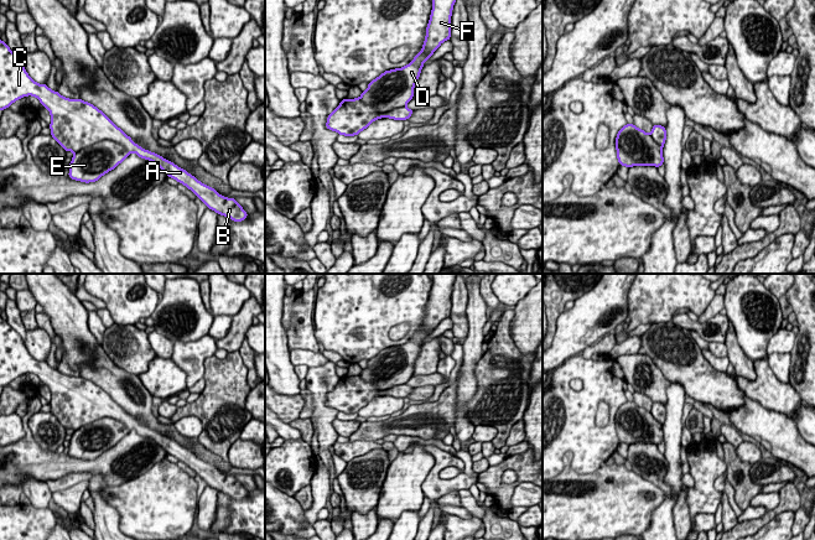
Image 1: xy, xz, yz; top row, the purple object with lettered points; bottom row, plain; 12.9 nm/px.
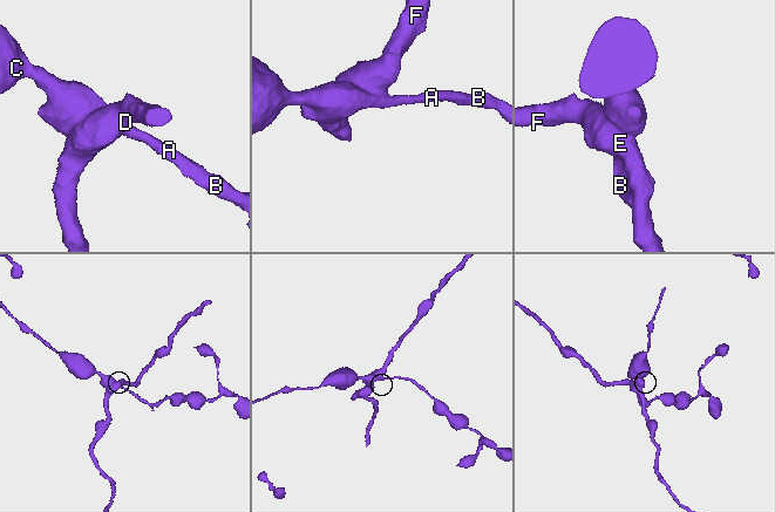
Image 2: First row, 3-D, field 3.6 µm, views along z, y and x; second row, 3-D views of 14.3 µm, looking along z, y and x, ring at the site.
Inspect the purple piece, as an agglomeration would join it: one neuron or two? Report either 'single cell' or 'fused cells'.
fused cells

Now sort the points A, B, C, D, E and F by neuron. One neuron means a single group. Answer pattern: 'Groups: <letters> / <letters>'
Groups: A B C / D E F

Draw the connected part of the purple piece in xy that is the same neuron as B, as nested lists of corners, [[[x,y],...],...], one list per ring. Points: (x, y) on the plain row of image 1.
[[[0,316],[0,388],[9,385],[22,374],[36,374],[51,391],[51,414],[64,429],[78,430],[103,417],[115,419],[131,431],[156,441],[167,455],[185,462],[207,486],[234,499],[243,499],[248,490],[233,474],[220,473],[214,466],[199,459],[186,447],[162,433],[140,425],[118,405],[102,388],[82,377],[62,374],[36,360],[26,349],[22,338]]]

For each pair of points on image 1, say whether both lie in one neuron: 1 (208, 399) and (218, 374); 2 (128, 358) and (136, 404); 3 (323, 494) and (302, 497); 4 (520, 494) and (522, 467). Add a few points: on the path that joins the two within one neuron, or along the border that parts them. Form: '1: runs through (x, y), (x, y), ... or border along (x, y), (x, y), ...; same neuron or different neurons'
1: runs through (214, 393), (218, 389), (218, 380); same neuron
2: border along (107, 356), (119, 367), (138, 375); different neurons
3: border along (310, 483), (312, 502), (304, 510); different neurons
4: border along (529, 482), (522, 482), (514, 489), (510, 507); different neurons

